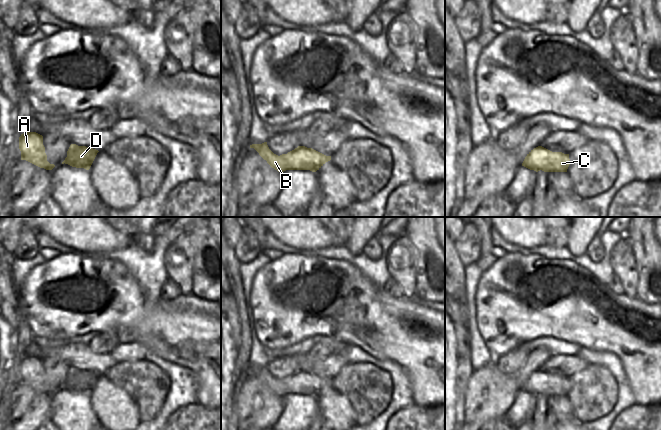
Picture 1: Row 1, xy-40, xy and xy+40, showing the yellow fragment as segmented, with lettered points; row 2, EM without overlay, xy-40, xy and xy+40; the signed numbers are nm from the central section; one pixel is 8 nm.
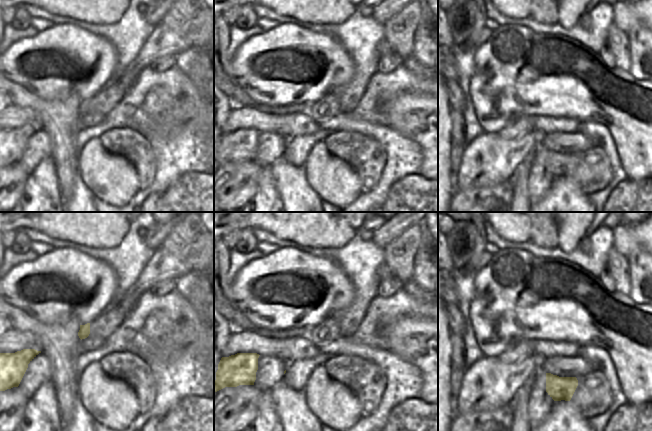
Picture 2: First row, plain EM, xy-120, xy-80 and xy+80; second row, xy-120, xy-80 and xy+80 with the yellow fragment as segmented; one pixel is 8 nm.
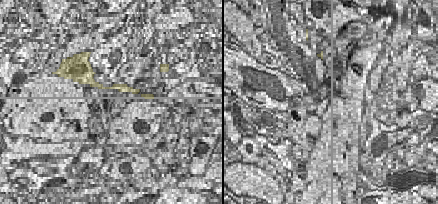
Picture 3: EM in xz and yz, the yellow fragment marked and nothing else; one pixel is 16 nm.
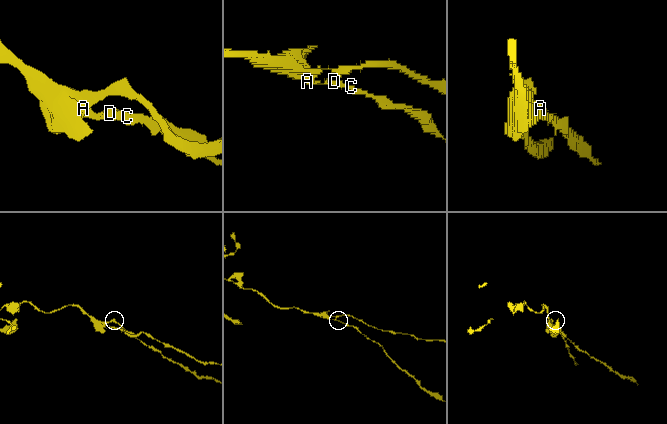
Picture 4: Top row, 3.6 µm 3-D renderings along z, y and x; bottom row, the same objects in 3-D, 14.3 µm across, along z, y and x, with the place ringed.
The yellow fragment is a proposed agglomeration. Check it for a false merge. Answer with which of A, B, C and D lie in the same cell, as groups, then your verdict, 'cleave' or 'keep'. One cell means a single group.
A B / C D; cleave

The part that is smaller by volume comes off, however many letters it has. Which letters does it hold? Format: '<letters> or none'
C, D

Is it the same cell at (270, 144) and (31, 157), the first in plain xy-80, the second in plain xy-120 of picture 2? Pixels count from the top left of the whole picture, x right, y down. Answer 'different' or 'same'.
same

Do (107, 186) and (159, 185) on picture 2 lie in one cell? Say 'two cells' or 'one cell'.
two cells

